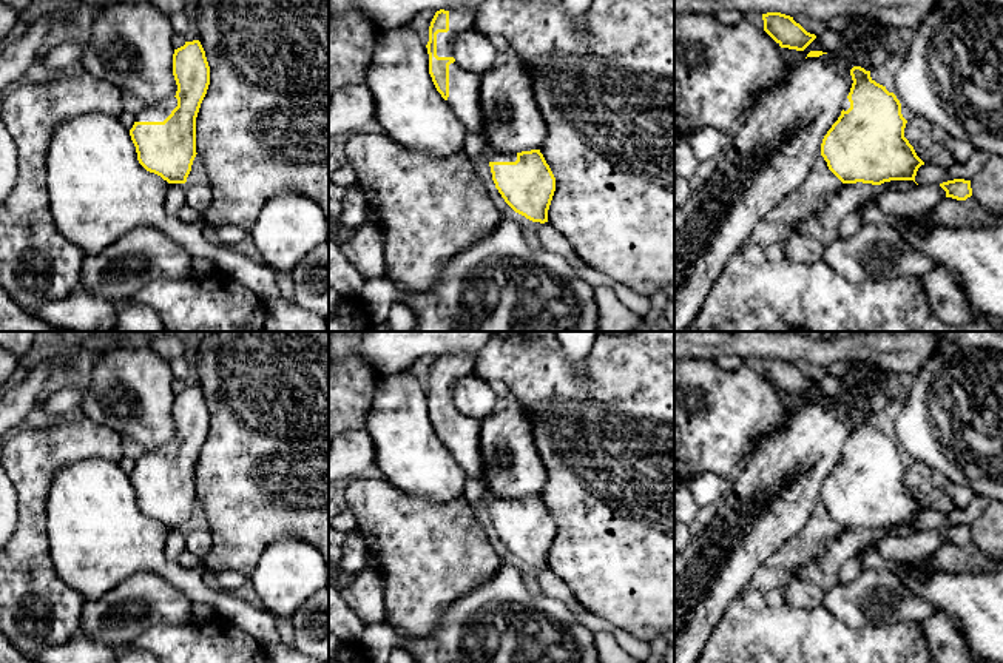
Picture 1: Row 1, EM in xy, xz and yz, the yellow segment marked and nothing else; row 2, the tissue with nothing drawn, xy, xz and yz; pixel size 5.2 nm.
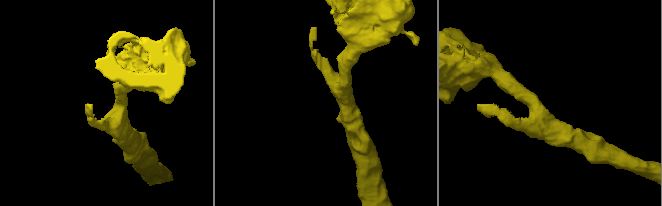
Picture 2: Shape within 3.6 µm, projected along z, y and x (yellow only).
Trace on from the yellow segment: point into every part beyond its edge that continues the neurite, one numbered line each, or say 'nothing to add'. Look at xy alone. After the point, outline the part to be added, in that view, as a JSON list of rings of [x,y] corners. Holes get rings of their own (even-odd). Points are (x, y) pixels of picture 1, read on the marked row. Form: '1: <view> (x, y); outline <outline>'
1: xy (158, 113); outline [[[171,97],[168,102],[160,105],[145,106],[139,114],[136,114],[136,122],[164,122],[176,106],[176,97]]]

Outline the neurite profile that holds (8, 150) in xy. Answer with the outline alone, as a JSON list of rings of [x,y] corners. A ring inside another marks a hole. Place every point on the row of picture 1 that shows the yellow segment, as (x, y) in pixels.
[[[0,120],[0,202],[11,194],[19,171],[19,153],[14,139]]]

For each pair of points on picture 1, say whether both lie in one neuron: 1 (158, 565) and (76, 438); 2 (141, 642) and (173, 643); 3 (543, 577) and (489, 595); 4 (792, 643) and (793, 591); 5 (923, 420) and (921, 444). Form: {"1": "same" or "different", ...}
{"1": "different", "2": "same", "3": "different", "4": "different", "5": "same"}

